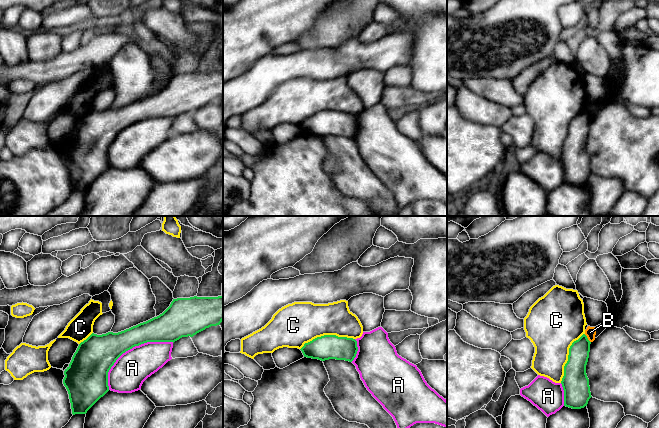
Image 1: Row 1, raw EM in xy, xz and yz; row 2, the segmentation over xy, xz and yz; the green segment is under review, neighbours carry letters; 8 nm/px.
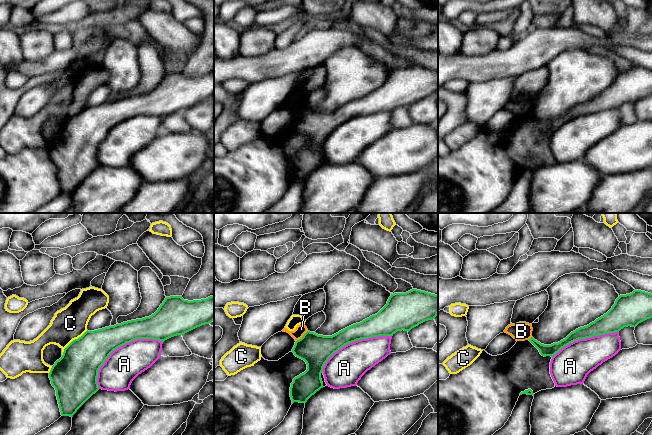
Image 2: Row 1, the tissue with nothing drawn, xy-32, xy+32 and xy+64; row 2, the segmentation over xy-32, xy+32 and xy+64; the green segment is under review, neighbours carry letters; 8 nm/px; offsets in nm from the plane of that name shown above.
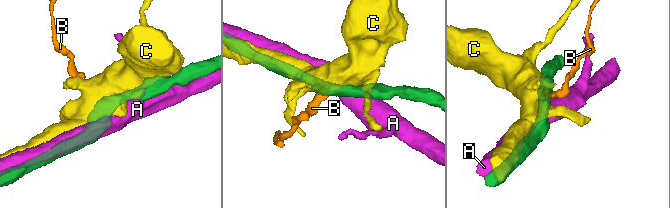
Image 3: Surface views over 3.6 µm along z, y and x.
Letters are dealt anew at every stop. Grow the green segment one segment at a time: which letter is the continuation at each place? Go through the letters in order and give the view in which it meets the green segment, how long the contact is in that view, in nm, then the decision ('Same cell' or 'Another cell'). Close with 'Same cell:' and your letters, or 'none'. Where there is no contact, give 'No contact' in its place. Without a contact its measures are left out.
A: Touches green in xy. Shared border 650 nm. Another cell
B: Touches green in yz. Shared border 90 nm. Another cell
C: Touches green in xz. Shared border 440 nm. Another cell
Same cell: none

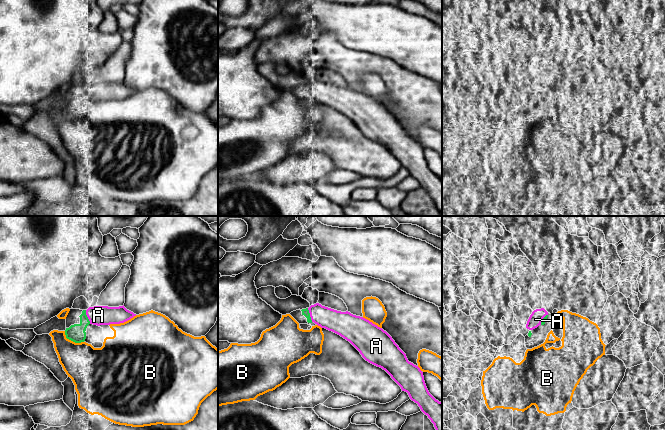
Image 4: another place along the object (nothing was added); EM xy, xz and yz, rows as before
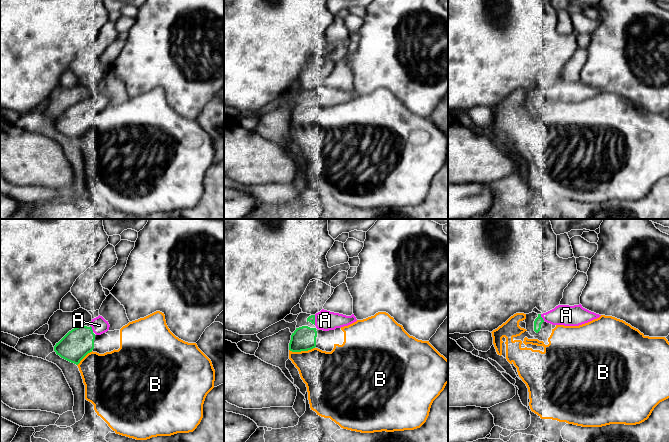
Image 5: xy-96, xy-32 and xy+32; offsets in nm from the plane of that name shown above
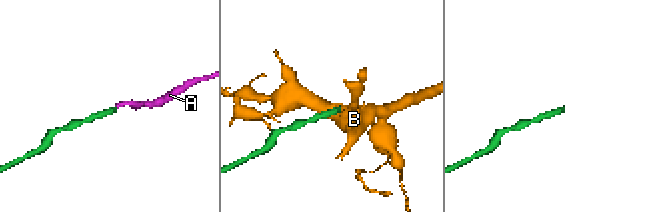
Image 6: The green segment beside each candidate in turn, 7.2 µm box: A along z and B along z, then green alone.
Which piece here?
A: Touches green in xy. Shared border 120 nm. Same cell
B: Touches green in xy. Shared border 180 nm. Another cell
Same cell: A

